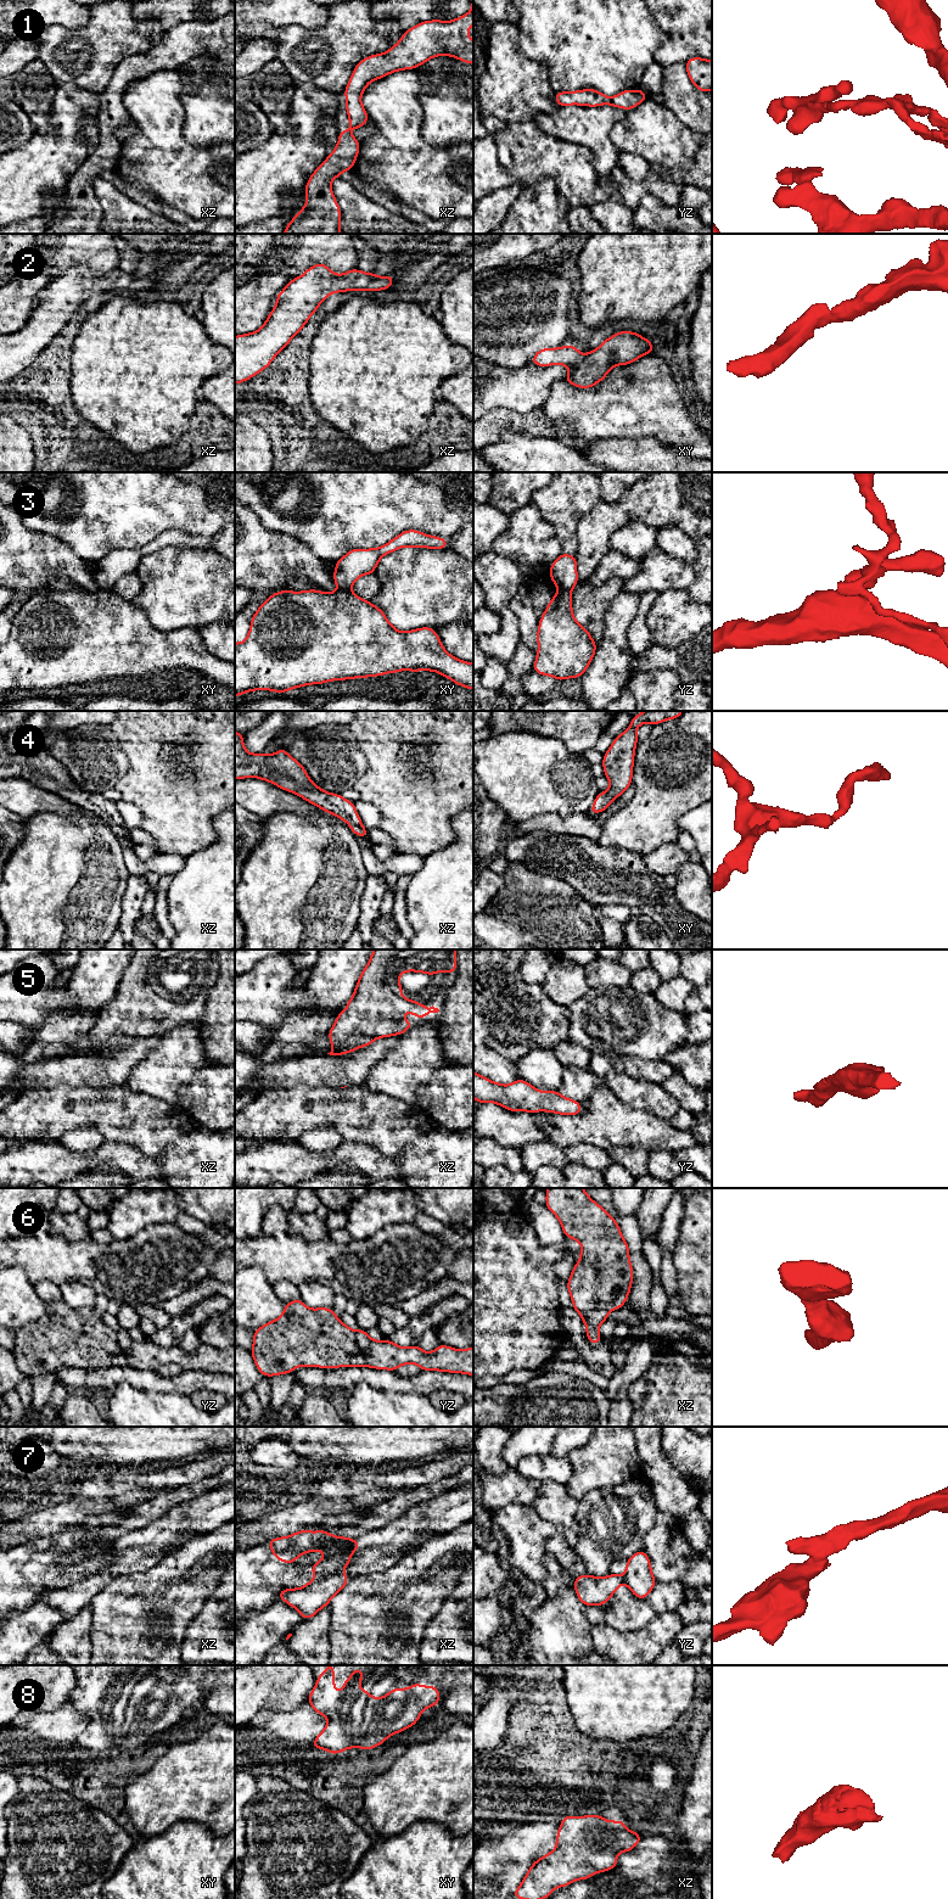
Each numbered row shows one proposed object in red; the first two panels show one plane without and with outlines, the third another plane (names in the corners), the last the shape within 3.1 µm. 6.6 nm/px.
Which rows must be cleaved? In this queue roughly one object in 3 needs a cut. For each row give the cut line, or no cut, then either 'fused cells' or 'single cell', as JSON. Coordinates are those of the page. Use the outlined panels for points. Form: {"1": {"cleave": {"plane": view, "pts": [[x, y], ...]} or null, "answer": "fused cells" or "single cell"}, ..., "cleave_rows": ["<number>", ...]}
{"1": {"cleave": null, "answer": "single cell"}, "2": {"cleave": null, "answer": "single cell"}, "3": {"cleave": {"plane": "xy", "pts": [[338, 588], [349, 591]]}, "answer": "fused cells"}, "4": {"cleave": null, "answer": "single cell"}, "5": {"cleave": null, "answer": "single cell"}, "6": {"cleave": null, "answer": "single cell"}, "7": {"cleave": {"plane": "xz", "pts": [[342, 1570], [317, 1578]]}, "answer": "fused cells"}, "8": {"cleave": null, "answer": "single cell"}, "cleave_rows": ["3", "7"]}

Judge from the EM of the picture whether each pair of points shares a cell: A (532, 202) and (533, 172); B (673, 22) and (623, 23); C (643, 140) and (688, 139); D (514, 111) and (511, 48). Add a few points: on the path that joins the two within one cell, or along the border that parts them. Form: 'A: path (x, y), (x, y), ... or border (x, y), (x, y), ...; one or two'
A: border (525, 189), (551, 178), (560, 195); two
B: border (650, 12), (658, 28), (657, 50); two
C: path (654, 140), (677, 140); one
D: path (514, 95), (511, 63); one

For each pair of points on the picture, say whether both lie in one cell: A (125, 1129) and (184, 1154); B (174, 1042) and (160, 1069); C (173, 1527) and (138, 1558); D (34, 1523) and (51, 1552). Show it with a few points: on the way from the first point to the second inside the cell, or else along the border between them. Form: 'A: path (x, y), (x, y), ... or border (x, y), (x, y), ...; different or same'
A: border (191, 1132), (164, 1146); different
B: path (174, 1049), (174, 1056), (167, 1063); same
C: path (164, 1533), (146, 1550); same
D: border (60, 1529), (52, 1534), (32, 1538), (15, 1546); different

